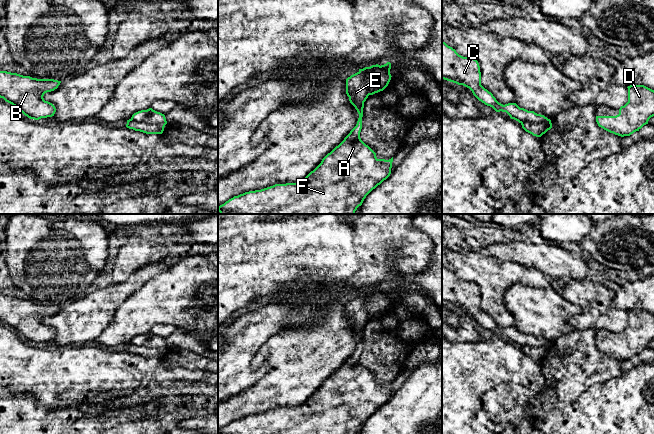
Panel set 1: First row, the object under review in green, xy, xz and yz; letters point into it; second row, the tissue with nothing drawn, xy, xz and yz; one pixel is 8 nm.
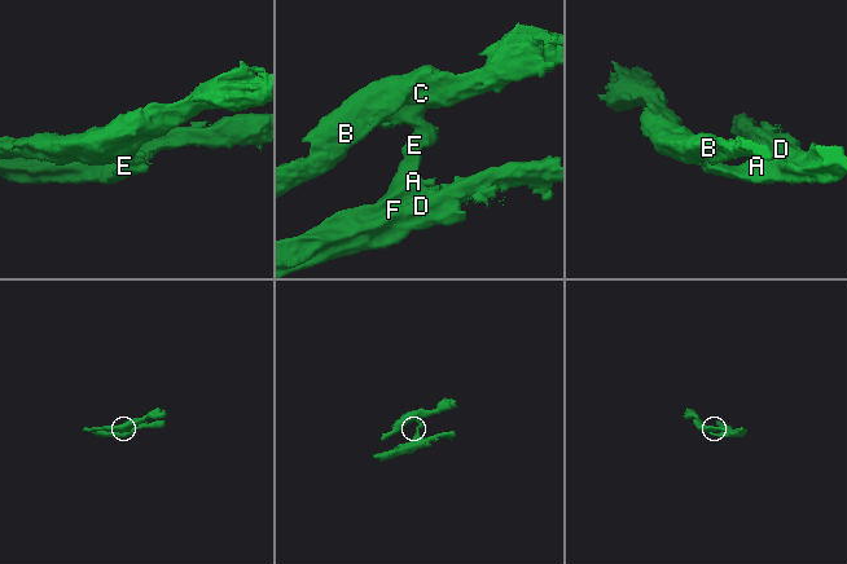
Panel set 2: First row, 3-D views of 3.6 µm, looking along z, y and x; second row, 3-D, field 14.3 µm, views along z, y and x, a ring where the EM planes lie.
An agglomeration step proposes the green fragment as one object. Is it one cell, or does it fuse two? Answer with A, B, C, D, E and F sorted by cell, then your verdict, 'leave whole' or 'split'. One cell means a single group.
A D E F / B C | split

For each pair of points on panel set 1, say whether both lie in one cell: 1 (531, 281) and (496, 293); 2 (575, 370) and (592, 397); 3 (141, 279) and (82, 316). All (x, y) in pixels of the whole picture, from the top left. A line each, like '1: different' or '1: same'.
1: same
2: different
3: same

